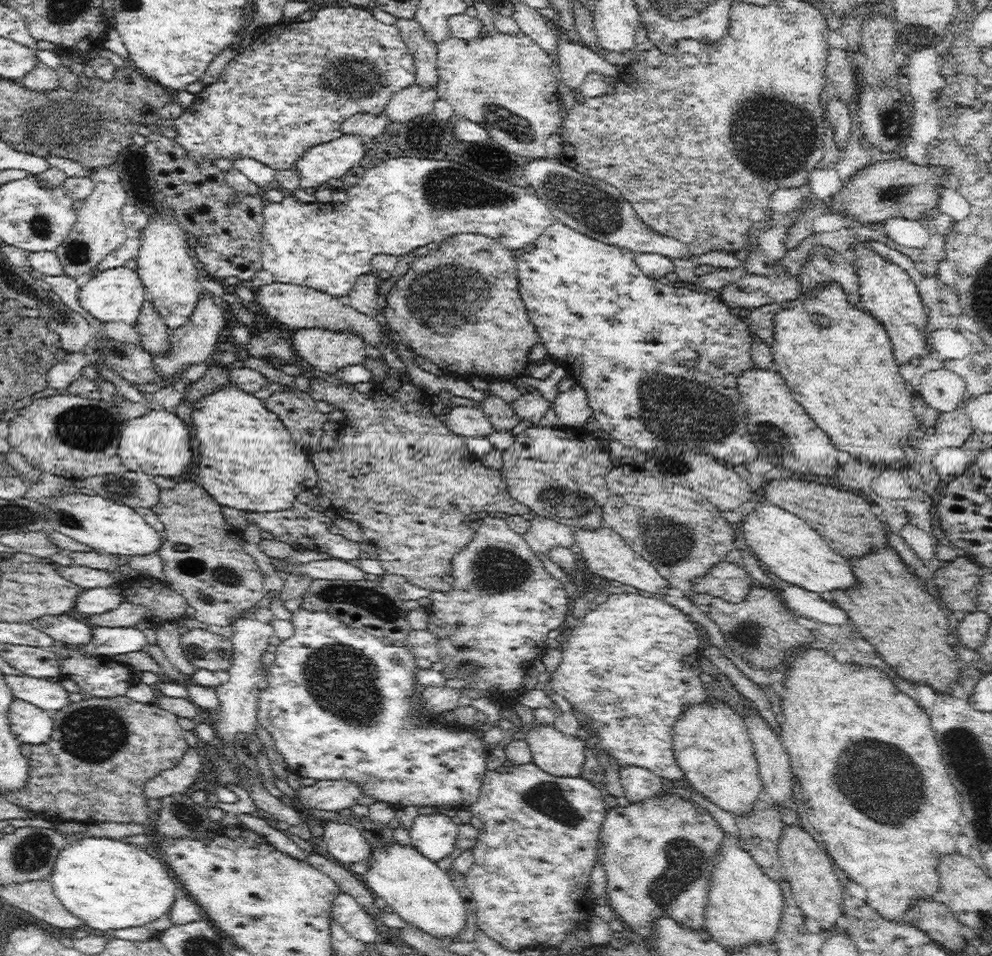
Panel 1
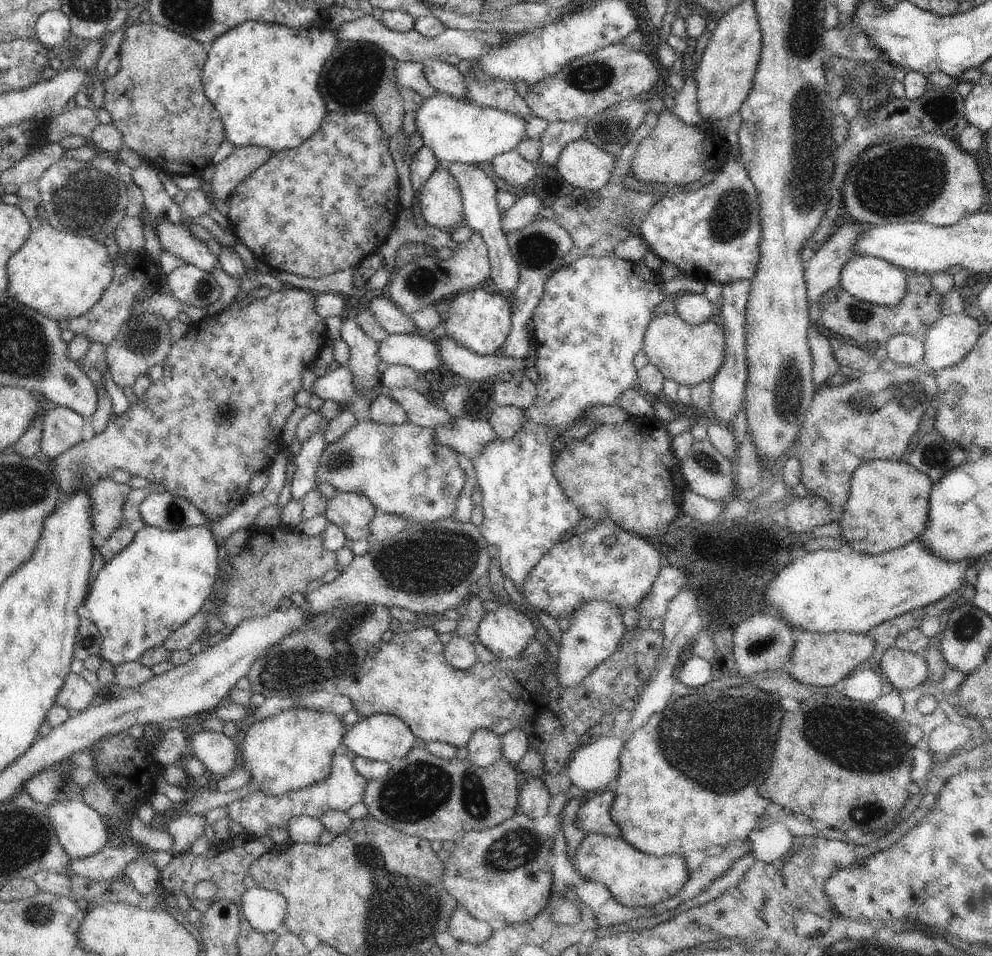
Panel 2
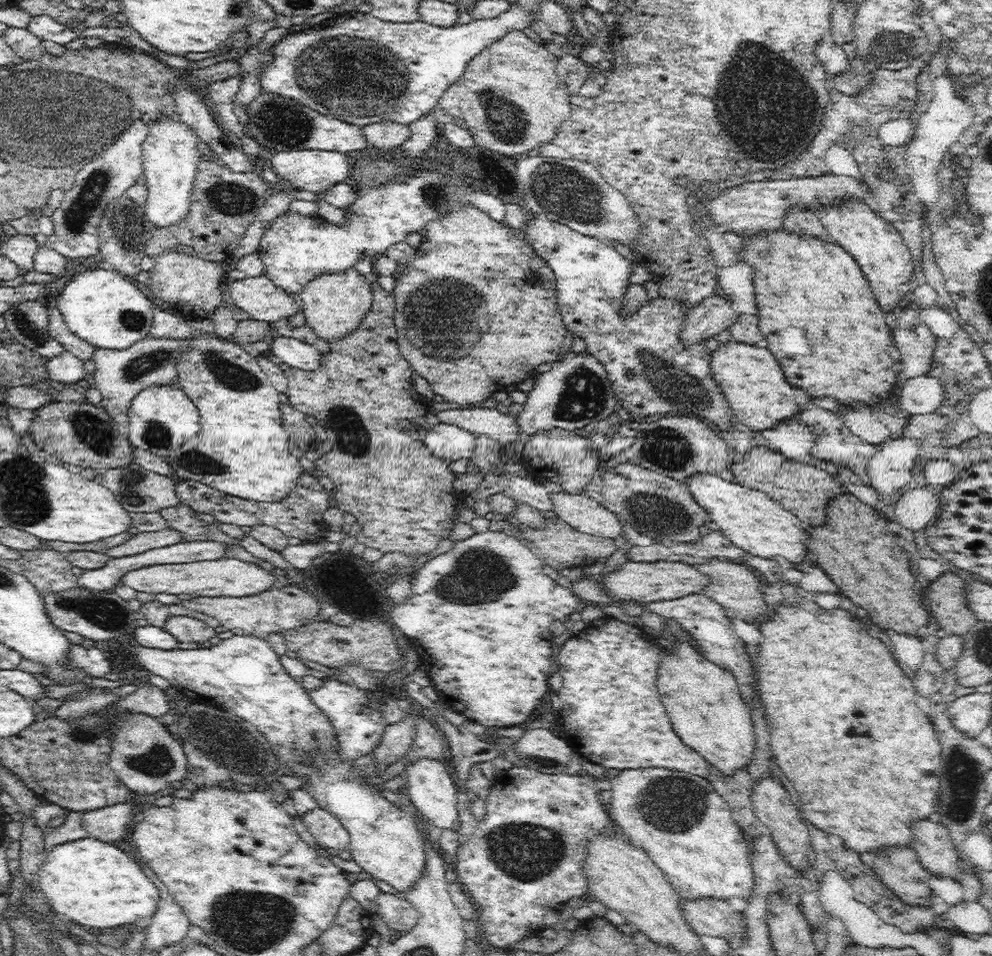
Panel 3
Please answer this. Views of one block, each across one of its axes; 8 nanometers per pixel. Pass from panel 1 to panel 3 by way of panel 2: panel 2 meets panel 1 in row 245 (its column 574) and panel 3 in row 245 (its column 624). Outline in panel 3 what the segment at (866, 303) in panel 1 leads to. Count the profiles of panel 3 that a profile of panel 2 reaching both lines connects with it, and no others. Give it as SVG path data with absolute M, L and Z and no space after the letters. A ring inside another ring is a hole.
M848 200L844 206L822 206L816 213L832 242L840 244L857 260L882 310L890 312L896 308L903 296L900 284L907 283L913 274L911 252L896 227L870 210L864 200Z

